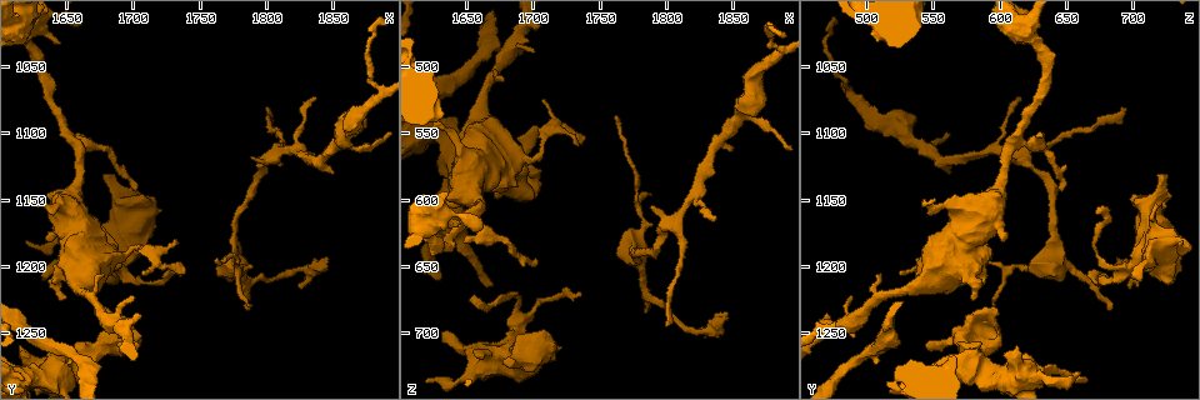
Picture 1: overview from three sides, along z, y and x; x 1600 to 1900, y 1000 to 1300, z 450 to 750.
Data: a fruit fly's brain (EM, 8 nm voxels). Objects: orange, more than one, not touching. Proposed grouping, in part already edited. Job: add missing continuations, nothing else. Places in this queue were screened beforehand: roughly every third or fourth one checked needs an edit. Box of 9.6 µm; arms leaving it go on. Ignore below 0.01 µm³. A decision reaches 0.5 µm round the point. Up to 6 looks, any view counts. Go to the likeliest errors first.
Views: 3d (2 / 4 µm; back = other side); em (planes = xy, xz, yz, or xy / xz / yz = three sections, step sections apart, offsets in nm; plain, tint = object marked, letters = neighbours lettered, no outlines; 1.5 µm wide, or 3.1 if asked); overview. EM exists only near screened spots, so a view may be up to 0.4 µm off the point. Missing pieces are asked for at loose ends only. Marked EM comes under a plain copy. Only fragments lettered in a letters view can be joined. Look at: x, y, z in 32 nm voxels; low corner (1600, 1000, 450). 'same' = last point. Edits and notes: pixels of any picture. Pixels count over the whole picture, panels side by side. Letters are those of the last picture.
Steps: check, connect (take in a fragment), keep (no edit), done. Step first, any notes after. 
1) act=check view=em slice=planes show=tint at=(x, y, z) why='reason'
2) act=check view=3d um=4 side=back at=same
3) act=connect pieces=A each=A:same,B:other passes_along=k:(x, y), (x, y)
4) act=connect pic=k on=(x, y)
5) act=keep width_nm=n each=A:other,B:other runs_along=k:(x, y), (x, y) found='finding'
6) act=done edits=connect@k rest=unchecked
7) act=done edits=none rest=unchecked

act=check view=3d um=4 at=(1678, 1132, 722) why='thick end'

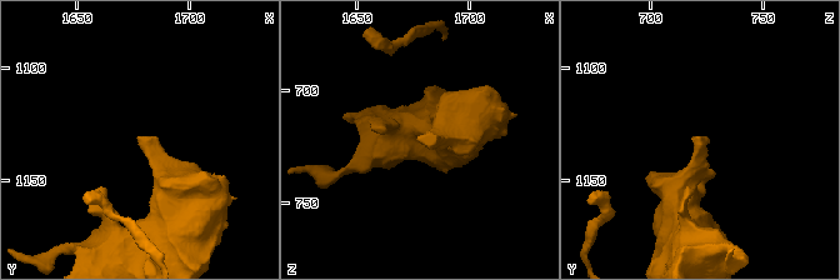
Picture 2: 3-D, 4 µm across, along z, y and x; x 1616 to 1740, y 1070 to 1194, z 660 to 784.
act=check view=em slice=planes show=tint at=(1676, 1132, 721) why='need the tissue'

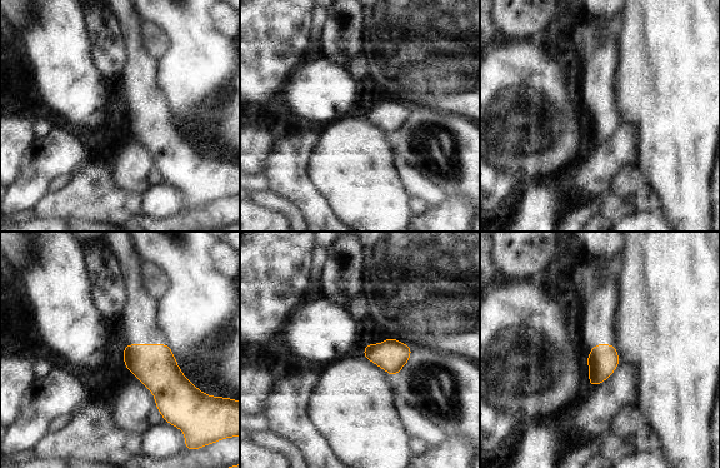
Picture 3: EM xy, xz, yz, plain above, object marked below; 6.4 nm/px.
act=check view=em slice=planes show=letters at=same why='what lies round it'

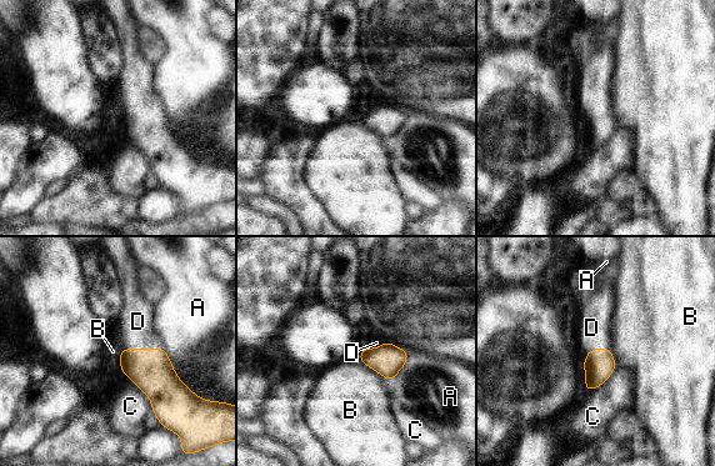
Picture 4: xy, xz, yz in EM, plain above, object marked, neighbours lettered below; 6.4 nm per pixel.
act=connect pieces=D each=A:other,B:other,C:other,D:same found='it goes on there'

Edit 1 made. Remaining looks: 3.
act=check view=3d um=4 at=(1786, 1232, 680) why='branch stops here'

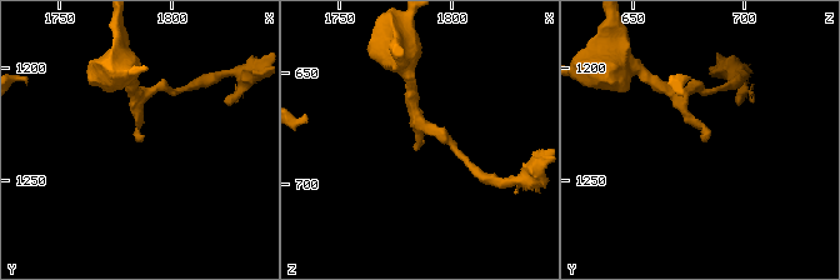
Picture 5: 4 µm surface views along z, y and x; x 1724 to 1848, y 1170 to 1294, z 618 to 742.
act=check view=em slice=planes show=letters at=(1788, 1232, 683)

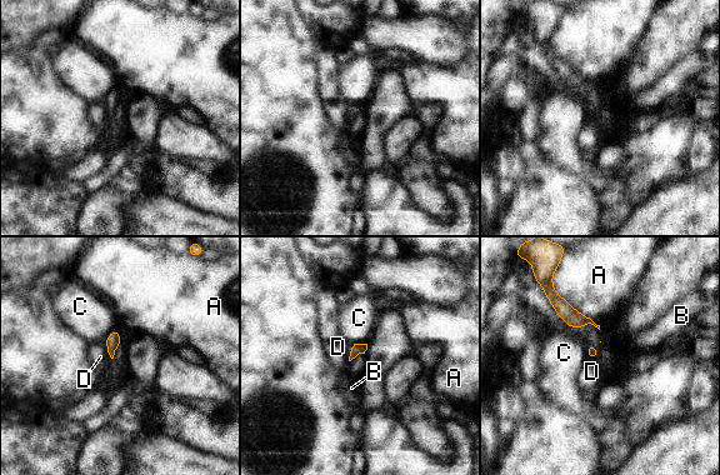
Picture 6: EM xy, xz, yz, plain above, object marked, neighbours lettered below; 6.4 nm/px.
act=keep each=A:other,B:other,C:other,D:other border=6:(354, 344), (348, 360) found='no lettered fragment goes on from it'

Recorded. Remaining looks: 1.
act=done edits=connect@4 rest=unchecked

